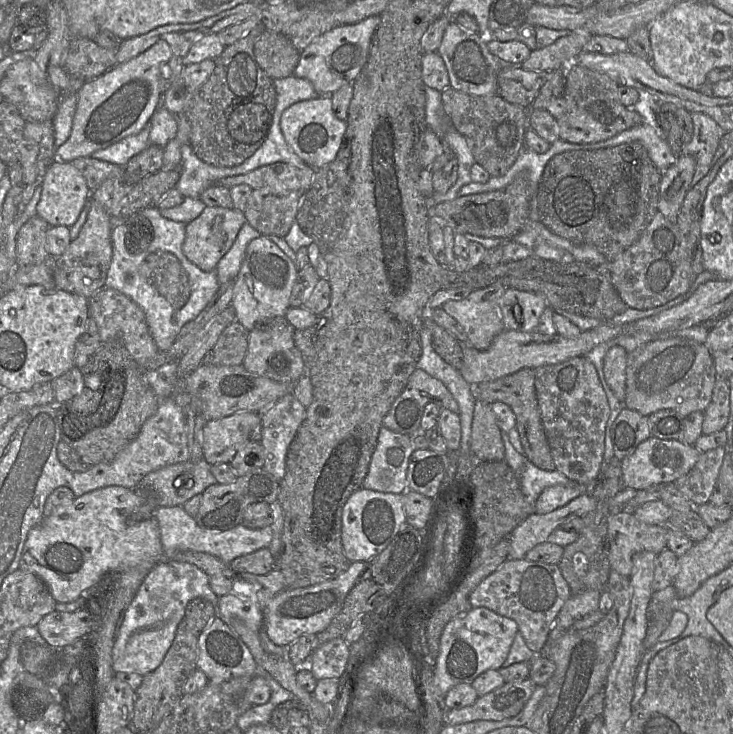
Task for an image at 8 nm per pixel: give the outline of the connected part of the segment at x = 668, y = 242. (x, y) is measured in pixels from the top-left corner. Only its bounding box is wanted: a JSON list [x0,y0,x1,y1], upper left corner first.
[608,212,696,310]

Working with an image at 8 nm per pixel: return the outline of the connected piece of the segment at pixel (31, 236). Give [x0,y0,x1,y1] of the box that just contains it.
[15,215,51,267]

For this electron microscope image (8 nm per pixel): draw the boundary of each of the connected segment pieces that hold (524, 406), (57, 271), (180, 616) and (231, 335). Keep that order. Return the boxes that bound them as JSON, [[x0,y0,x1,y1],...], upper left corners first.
[[473,368,556,470],[52,193,114,299],[112,560,219,676],[202,320,249,365]]

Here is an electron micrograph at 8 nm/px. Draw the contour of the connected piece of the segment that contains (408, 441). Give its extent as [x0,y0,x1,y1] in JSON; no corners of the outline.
[362,426,414,494]

